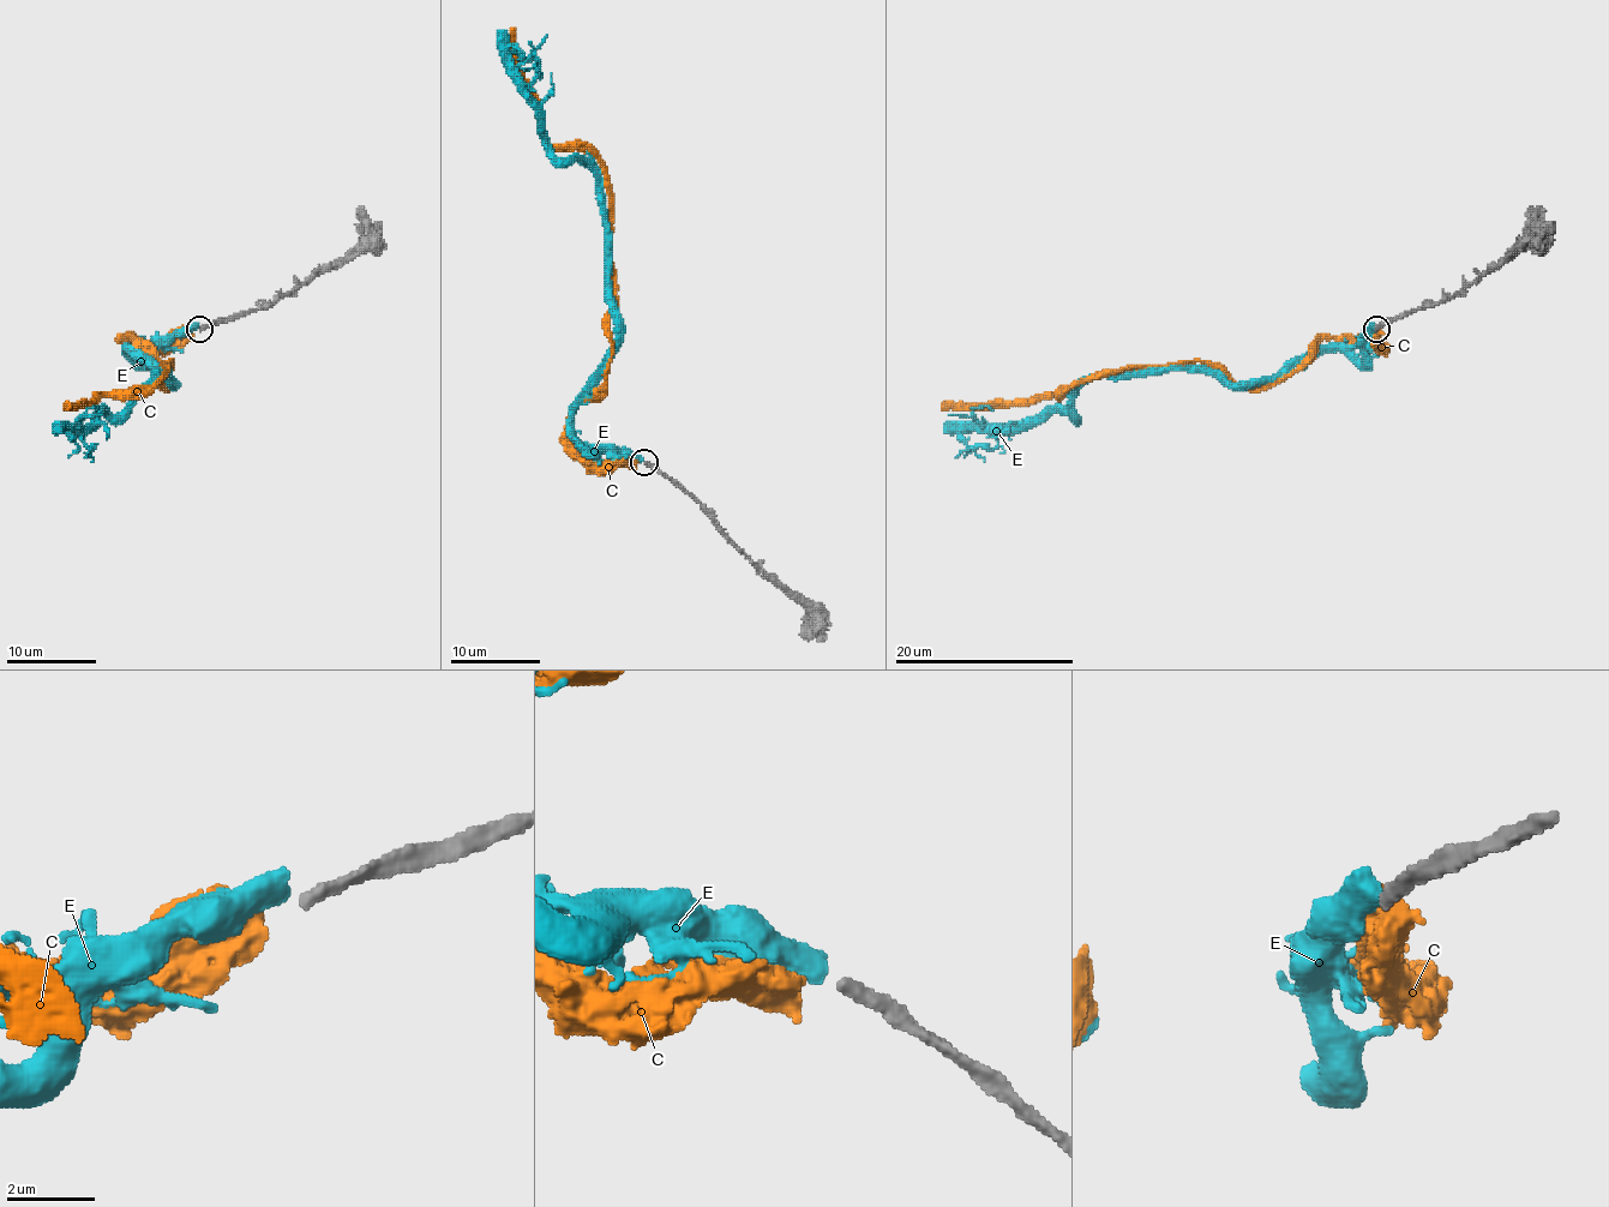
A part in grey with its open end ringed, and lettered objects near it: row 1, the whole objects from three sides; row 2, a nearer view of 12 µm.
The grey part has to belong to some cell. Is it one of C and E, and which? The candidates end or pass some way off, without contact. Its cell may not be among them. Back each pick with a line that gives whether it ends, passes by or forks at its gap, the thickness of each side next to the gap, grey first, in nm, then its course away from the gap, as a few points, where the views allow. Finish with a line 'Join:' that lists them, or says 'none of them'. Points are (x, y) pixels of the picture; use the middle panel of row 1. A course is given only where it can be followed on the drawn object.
Join: none of them

